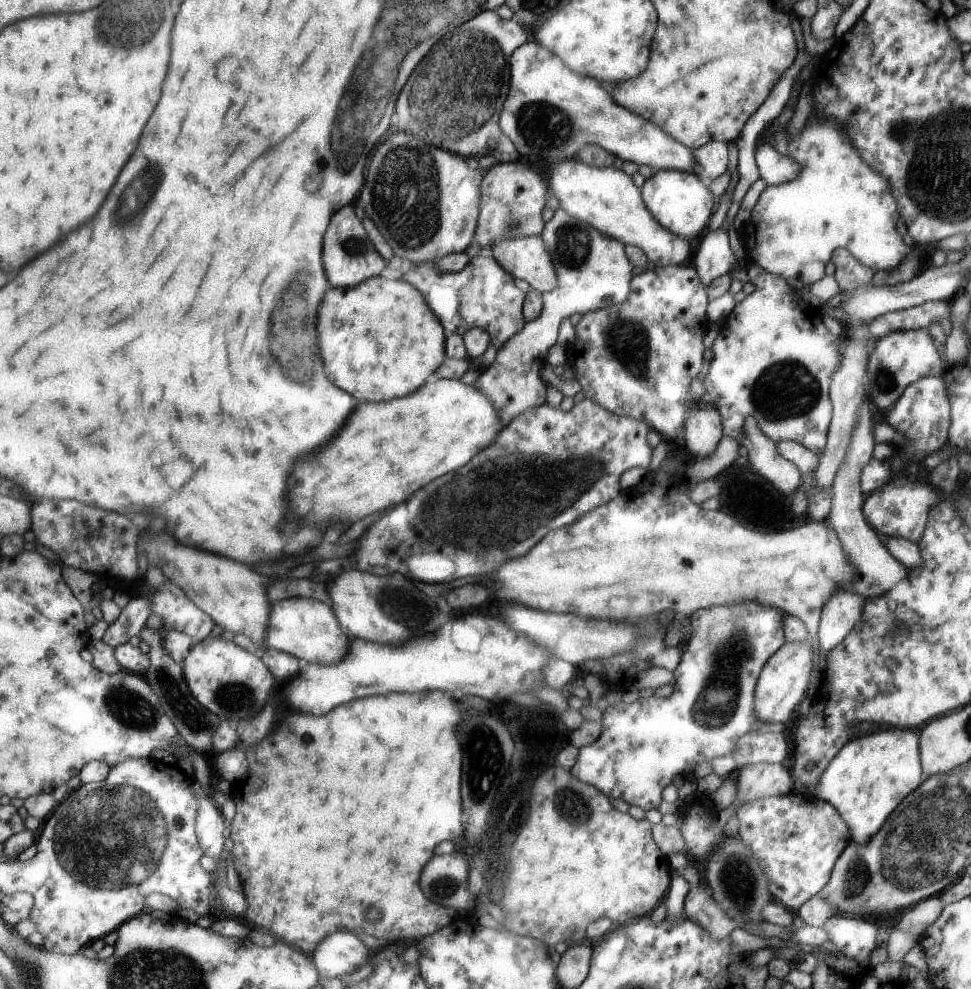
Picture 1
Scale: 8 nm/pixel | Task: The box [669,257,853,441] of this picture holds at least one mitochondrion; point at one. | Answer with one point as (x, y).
(787, 390)

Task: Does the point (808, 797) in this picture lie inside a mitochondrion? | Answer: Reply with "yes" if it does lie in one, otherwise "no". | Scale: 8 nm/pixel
no

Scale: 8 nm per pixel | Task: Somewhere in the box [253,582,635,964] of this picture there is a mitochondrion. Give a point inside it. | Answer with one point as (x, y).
(573, 807)

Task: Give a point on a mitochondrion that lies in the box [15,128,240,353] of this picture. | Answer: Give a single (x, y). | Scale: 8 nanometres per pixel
(143, 185)

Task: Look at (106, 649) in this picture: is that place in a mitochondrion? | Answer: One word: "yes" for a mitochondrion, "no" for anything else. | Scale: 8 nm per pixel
no

